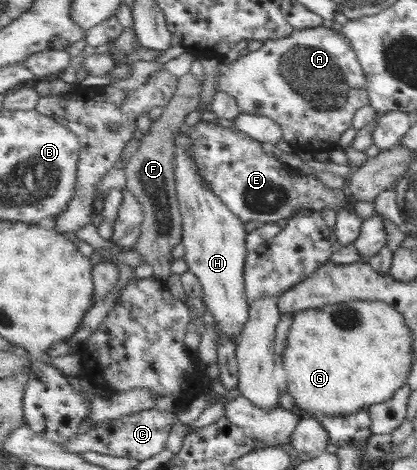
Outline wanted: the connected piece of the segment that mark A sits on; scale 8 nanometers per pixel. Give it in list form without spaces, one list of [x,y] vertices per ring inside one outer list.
[[[316,27],[295,30],[292,36],[284,39],[269,39],[260,48],[248,54],[241,53],[233,64],[219,61],[218,85],[215,93],[225,93],[234,97],[244,113],[271,117],[280,124],[283,139],[294,149],[311,153],[330,153],[339,149],[338,141],[344,131],[353,127],[356,112],[371,103],[368,94],[368,81],[363,64],[357,58],[355,48],[339,28]]]

